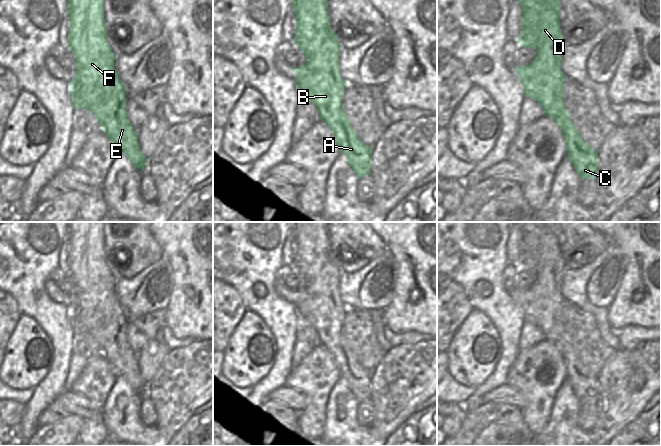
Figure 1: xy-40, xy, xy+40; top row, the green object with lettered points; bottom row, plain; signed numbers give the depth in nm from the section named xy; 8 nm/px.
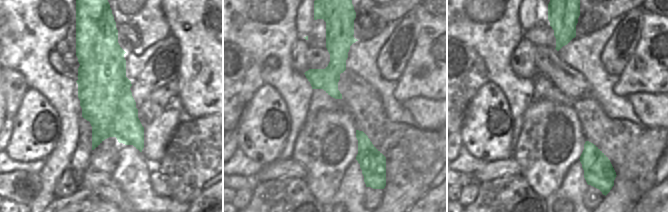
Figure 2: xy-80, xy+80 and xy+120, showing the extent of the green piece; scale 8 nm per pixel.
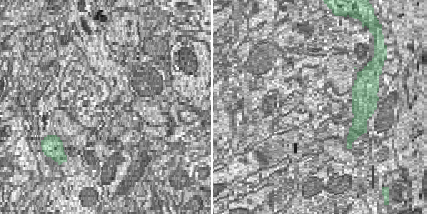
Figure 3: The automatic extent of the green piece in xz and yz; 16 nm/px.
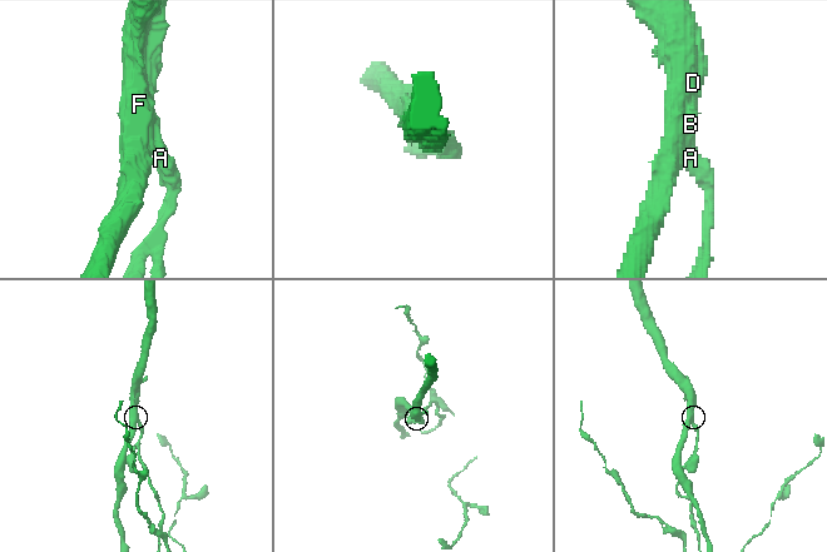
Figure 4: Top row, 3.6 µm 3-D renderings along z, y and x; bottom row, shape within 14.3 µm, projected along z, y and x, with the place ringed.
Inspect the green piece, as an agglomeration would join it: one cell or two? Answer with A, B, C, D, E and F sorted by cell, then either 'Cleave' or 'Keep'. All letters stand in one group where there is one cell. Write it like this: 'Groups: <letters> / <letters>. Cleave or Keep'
Groups: A B C E / D F. Cleave.

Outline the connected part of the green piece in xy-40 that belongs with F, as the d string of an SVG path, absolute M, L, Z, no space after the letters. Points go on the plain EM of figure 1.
M68 222L70 275L76 282L76 300L69 307L74 333L89 333L99 348L110 340L106 330L114 314L114 286L108 272L108 256L104 244L104 222Z

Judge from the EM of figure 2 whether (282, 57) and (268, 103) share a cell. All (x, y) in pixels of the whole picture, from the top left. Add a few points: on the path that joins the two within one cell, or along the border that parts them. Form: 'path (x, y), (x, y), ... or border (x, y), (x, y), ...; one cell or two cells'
border (264, 82), (269, 84), (279, 94), (286, 106); two cells

